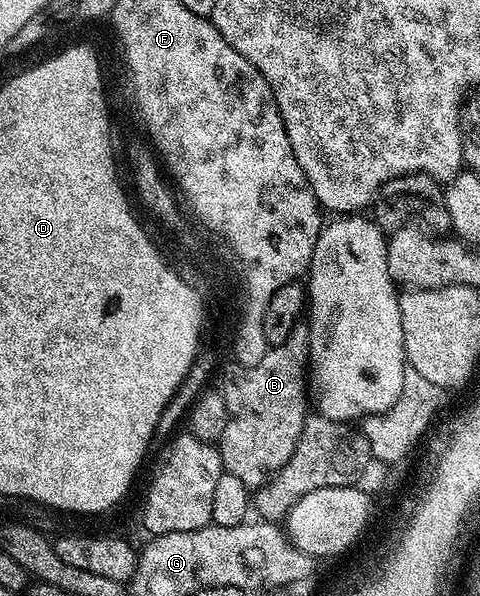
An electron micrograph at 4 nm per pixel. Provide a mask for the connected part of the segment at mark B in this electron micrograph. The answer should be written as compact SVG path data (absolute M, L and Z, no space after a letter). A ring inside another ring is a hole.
M308 320L298 321L291 335L281 345L270 347L263 359L255 363L255 367L243 367L230 364L225 378L219 385L219 391L227 403L227 427L223 427L223 435L219 442L221 451L221 468L224 472L235 475L251 491L261 489L291 459L291 451L299 443L299 435L305 426L307 410L307 370L309 367L309 323Z

